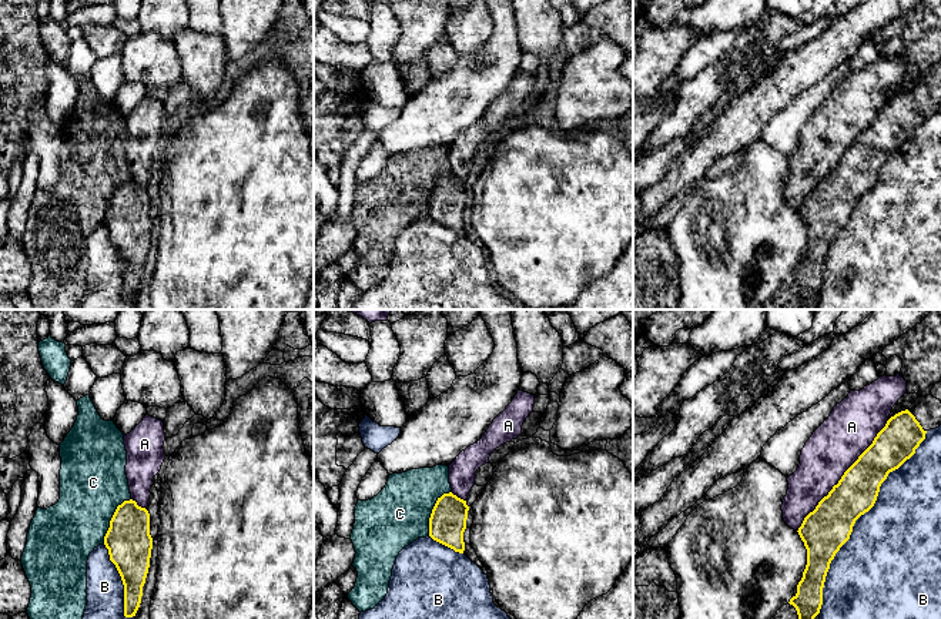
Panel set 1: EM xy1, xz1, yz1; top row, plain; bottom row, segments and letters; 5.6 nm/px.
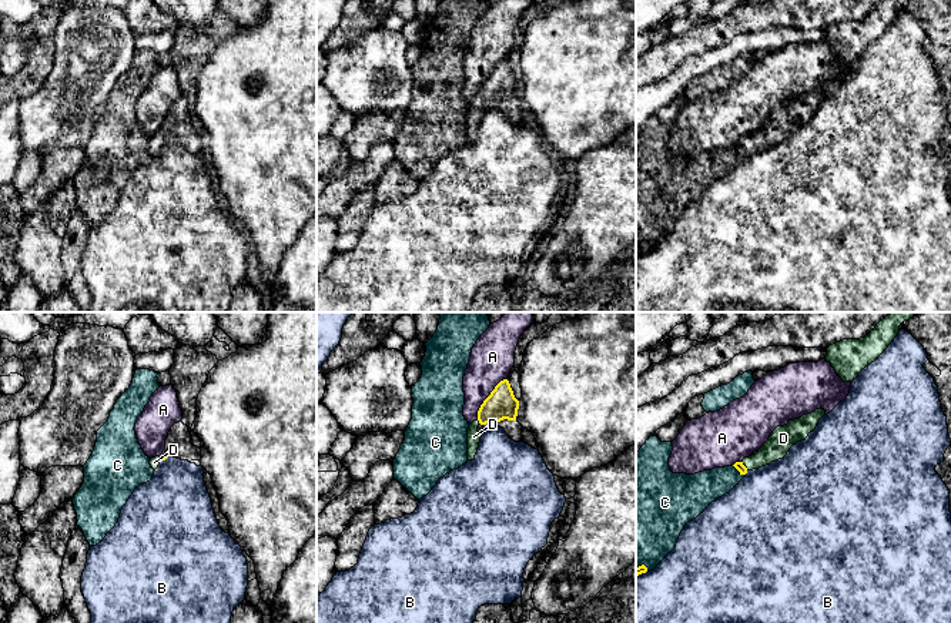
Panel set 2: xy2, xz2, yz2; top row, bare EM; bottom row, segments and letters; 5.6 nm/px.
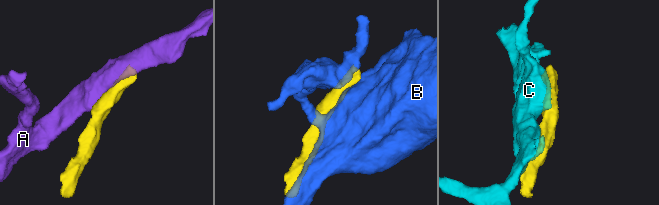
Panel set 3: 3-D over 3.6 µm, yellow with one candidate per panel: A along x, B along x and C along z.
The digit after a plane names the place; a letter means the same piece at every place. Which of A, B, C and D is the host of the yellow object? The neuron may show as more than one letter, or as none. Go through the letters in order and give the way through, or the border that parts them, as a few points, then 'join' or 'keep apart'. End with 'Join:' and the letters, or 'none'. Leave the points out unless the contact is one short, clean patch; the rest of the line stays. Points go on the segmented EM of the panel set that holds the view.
A: keep apart
B: keep apart
C: keep apart
D: way xz2 (501, 404), (478, 419), (474, 425), (474, 436); join
Join: D

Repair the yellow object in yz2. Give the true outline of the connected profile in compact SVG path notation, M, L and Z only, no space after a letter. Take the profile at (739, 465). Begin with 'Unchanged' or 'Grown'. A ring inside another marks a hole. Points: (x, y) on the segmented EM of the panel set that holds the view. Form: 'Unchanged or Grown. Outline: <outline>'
Grown. Outline: M820 408L798 419L788 421L784 426L777 426L756 455L744 458L733 466L740 472L740 475L746 475L749 470L759 469L783 459L793 445L806 441L808 433L816 429L818 421L824 415L826 411Z

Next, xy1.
Unchanged. Outline: M133 499L118 505L104 545L124 585L124 616L133 618L141 603L153 549L148 511Z

